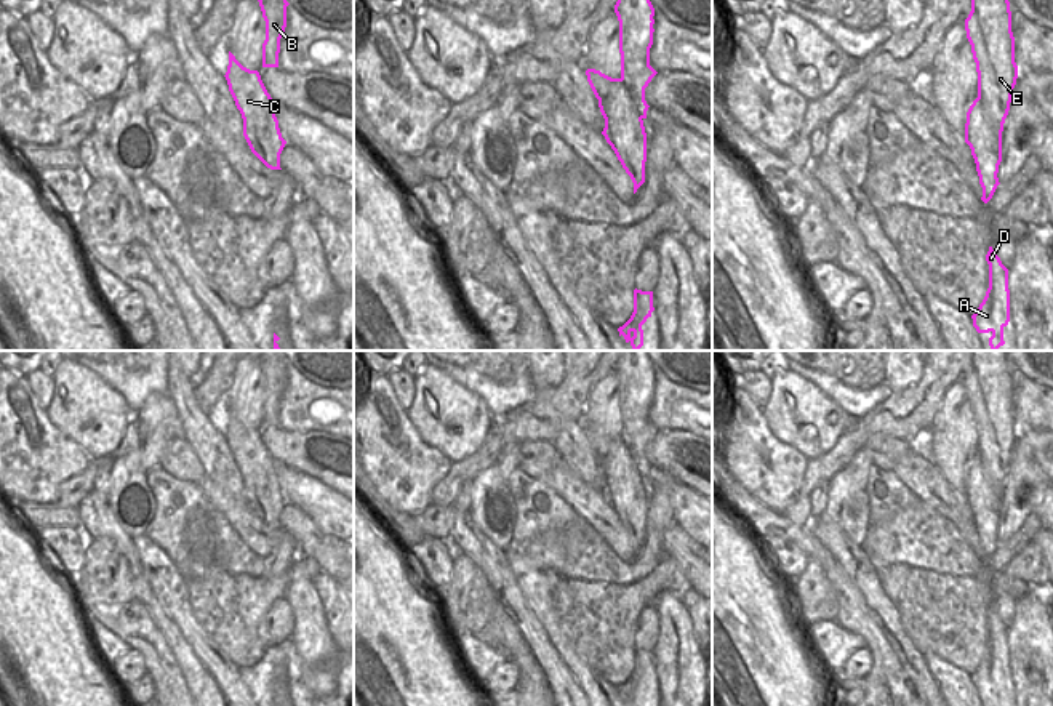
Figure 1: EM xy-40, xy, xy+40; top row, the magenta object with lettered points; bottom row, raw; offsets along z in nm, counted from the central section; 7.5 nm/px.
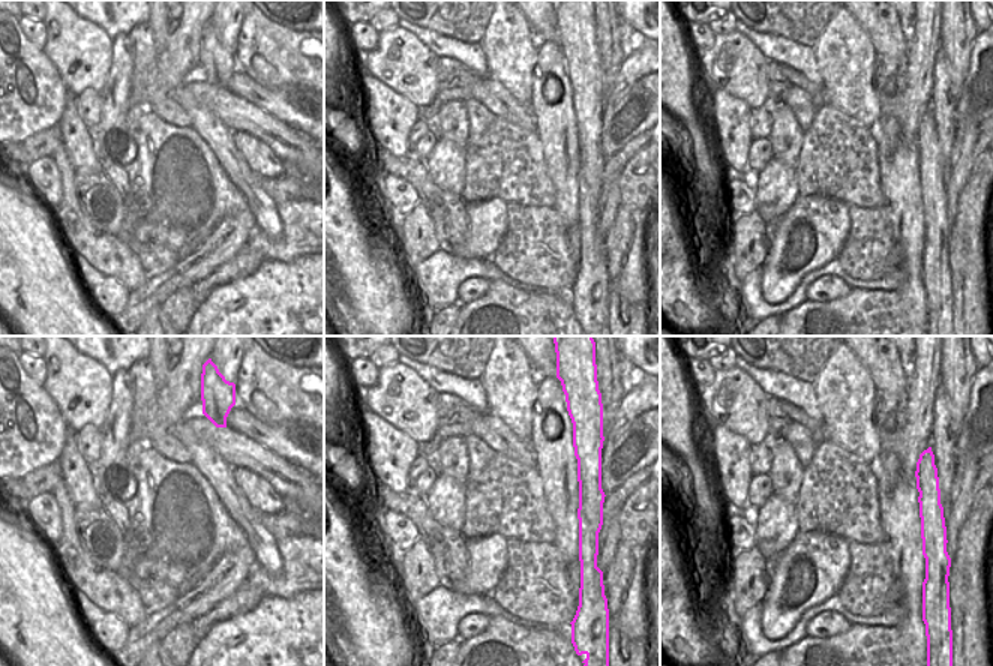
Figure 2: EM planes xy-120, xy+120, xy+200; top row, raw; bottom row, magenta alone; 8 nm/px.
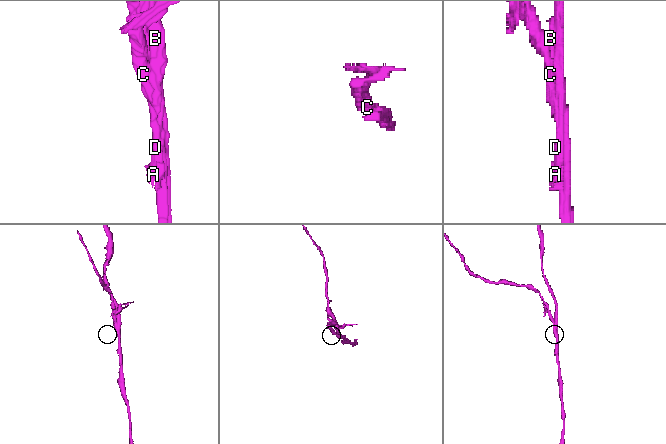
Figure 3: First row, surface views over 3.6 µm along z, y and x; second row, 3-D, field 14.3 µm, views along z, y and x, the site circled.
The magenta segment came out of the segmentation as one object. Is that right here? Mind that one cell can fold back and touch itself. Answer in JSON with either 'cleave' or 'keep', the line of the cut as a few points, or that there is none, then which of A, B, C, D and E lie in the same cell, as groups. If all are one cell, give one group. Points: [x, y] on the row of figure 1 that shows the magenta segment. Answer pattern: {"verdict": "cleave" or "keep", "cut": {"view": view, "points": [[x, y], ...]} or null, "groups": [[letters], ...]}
{"verdict": "cleave", "cut": {"view": "xy+40", "points": [[978, 95], [997, 140], [989, 141], [975, 160]]}, "groups": [["A", "B", "D", "E"], ["C"]]}

